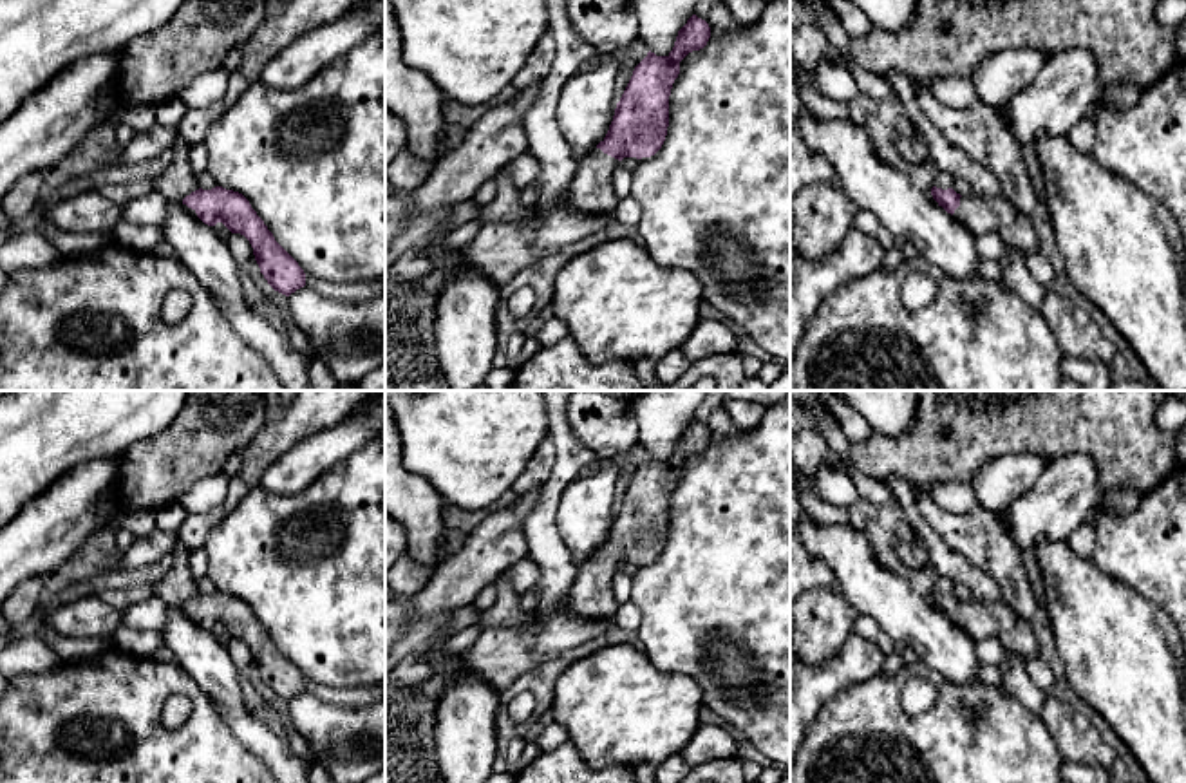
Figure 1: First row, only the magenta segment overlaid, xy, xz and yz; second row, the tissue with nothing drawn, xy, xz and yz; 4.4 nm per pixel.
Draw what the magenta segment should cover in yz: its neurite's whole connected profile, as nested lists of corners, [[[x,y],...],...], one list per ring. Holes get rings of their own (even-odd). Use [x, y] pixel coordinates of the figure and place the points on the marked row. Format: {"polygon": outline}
{"polygon": [[[931,188],[933,199],[973,235],[998,233],[1005,242],[1021,251],[1040,251],[1038,235],[1031,215],[1018,212],[1002,195],[980,199],[973,193],[960,195],[953,188]]]}

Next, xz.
{"polygon": [[[692,14],[678,31],[667,56],[649,51],[635,67],[606,137],[579,157],[568,190],[573,208],[586,213],[613,213],[618,204],[611,183],[617,165],[624,157],[651,157],[662,148],[669,127],[669,96],[680,74],[680,61],[689,52],[703,49],[709,38],[709,24]]]}

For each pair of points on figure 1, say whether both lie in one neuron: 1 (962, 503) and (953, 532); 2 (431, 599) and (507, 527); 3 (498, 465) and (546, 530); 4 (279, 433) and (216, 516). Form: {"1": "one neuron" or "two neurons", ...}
{"1": "two neurons", "2": "one neuron", "3": "two neurons", "4": "one neuron"}

